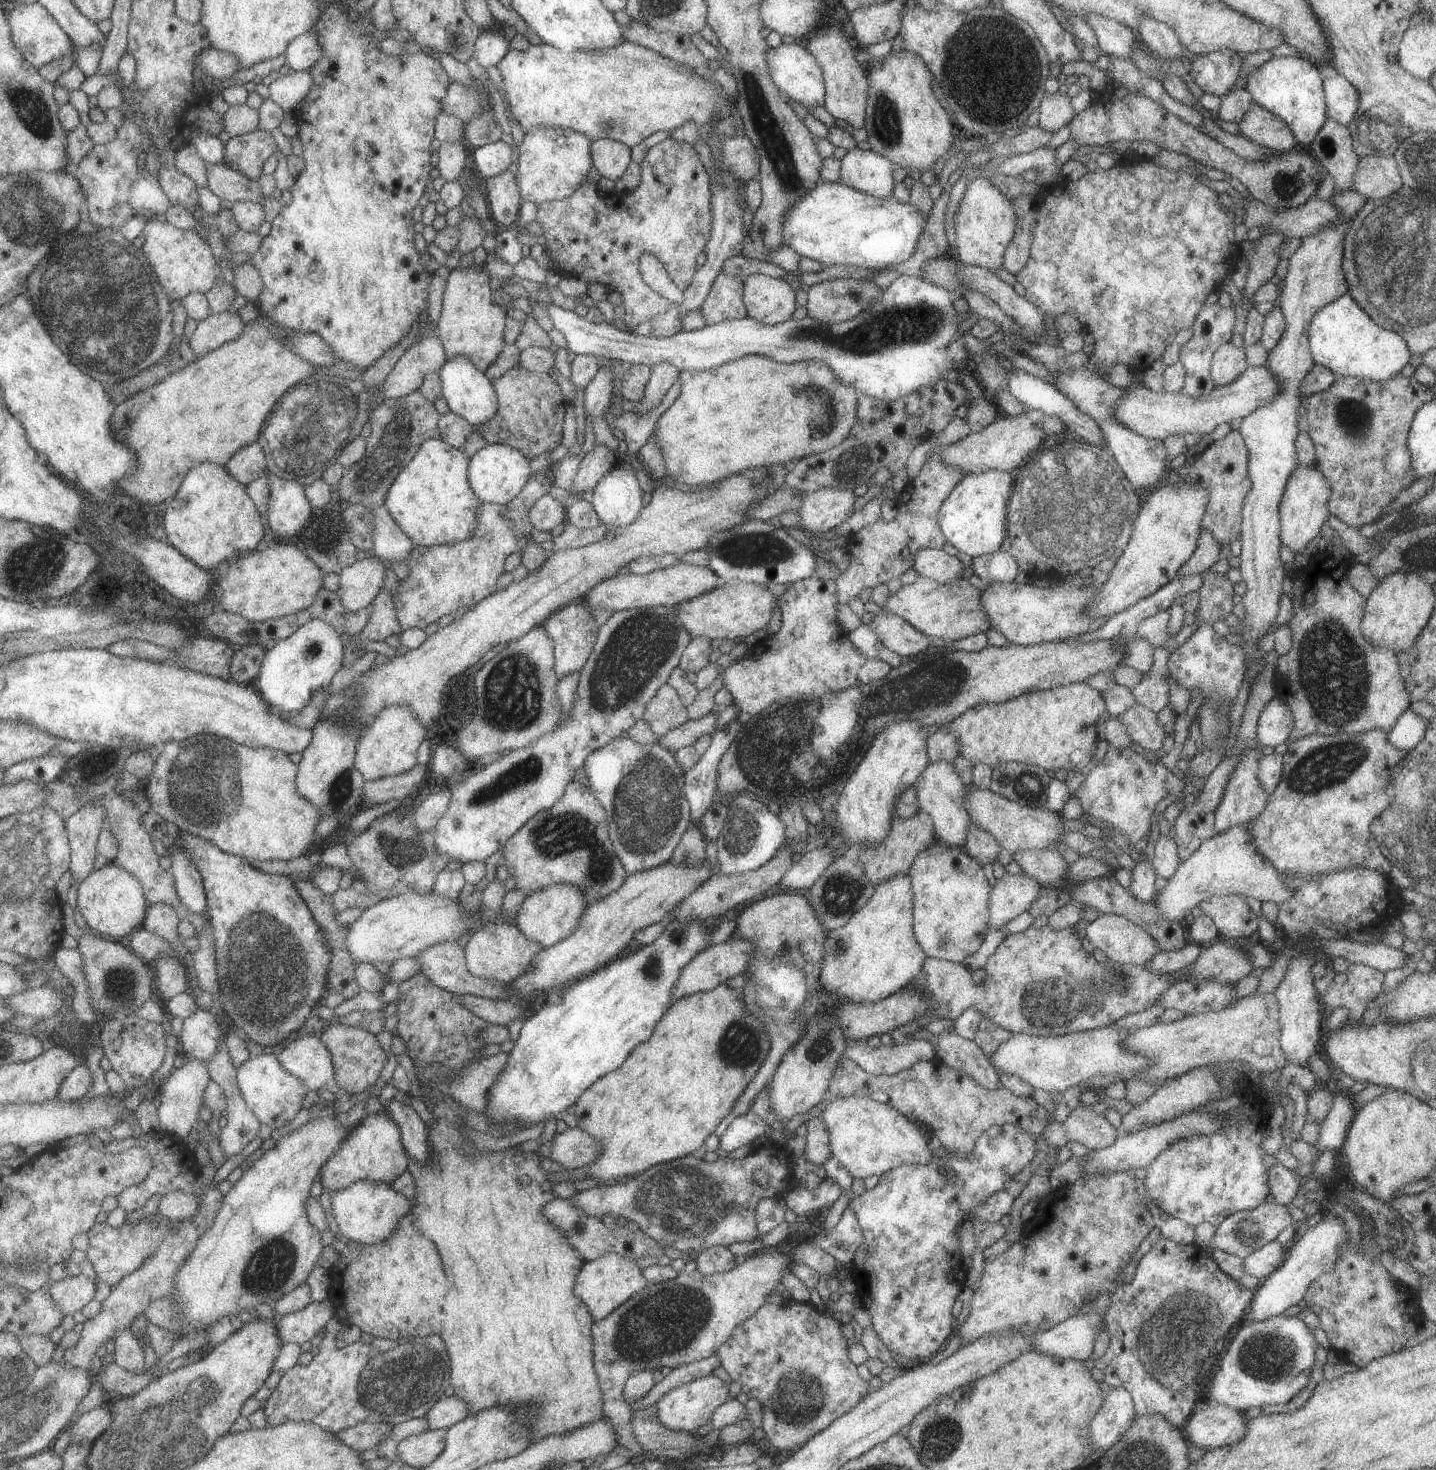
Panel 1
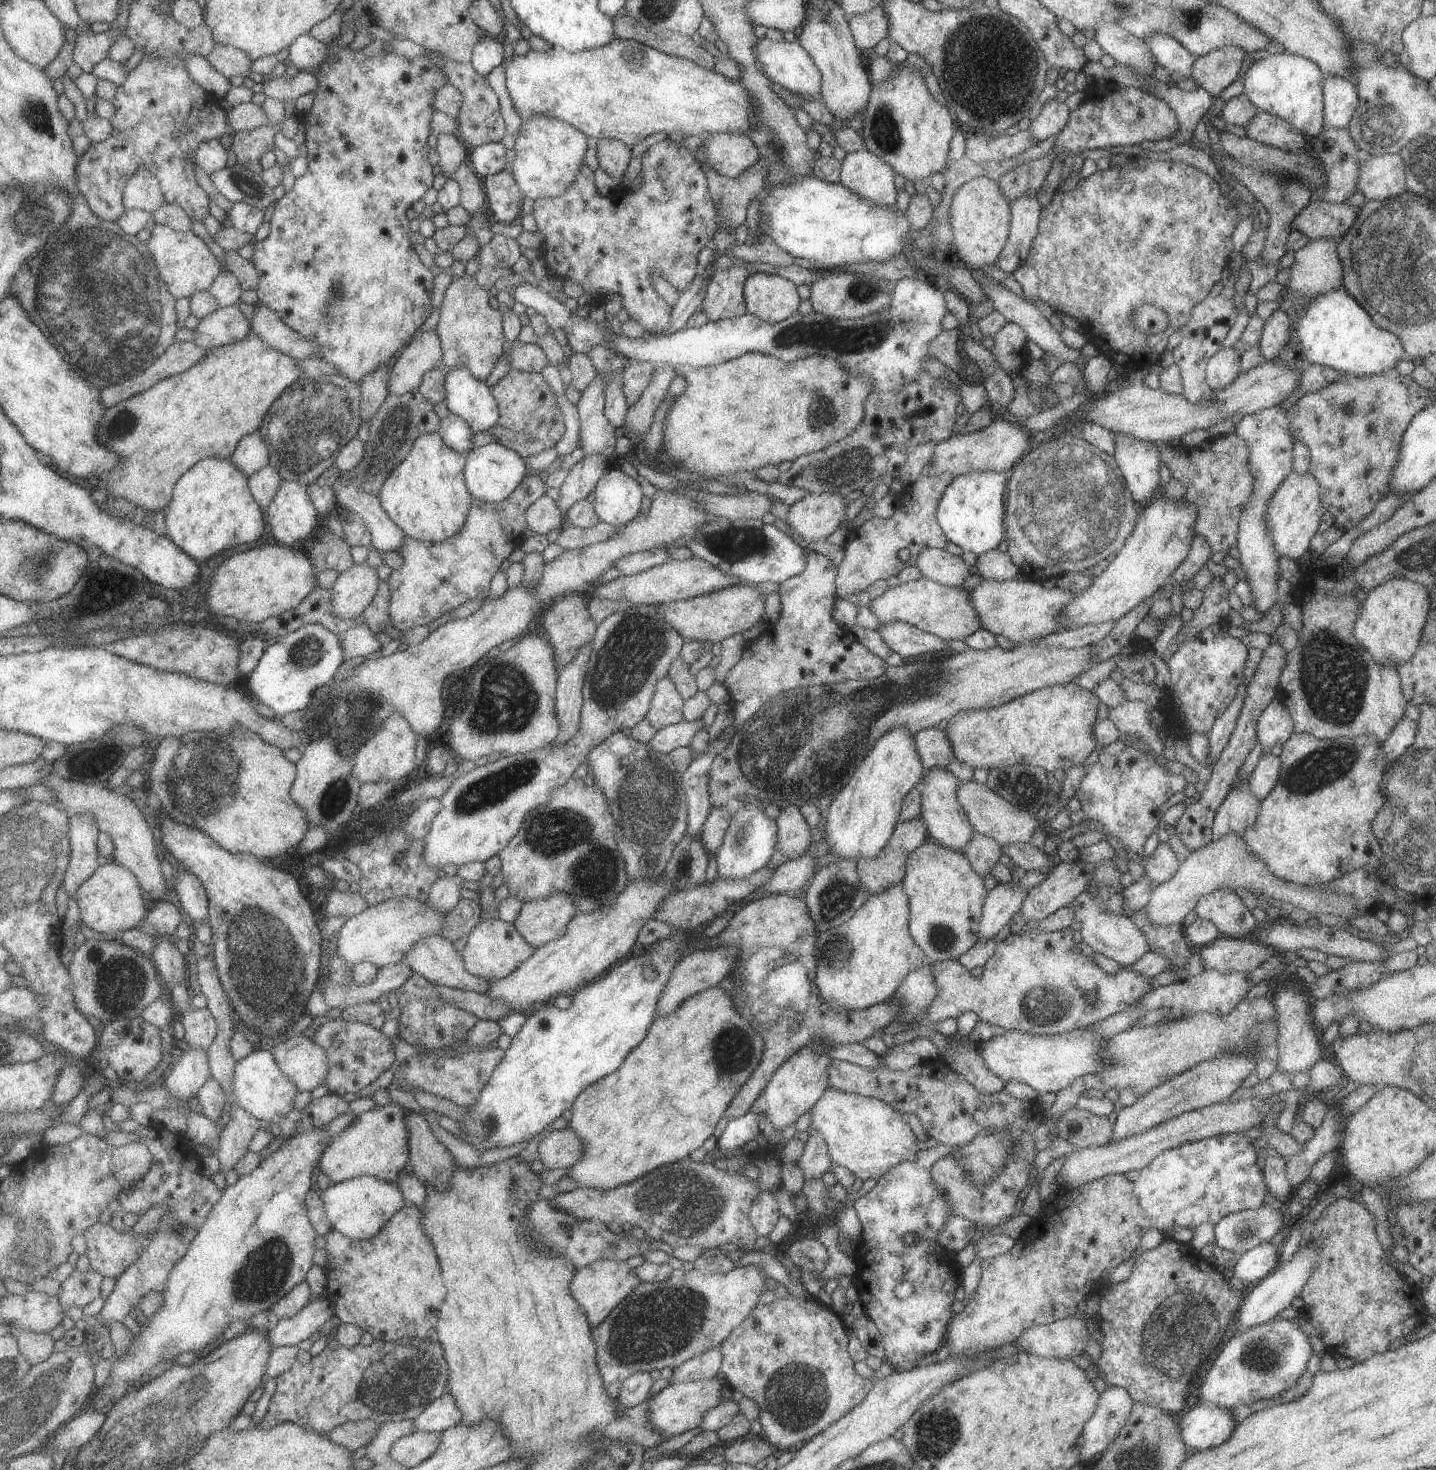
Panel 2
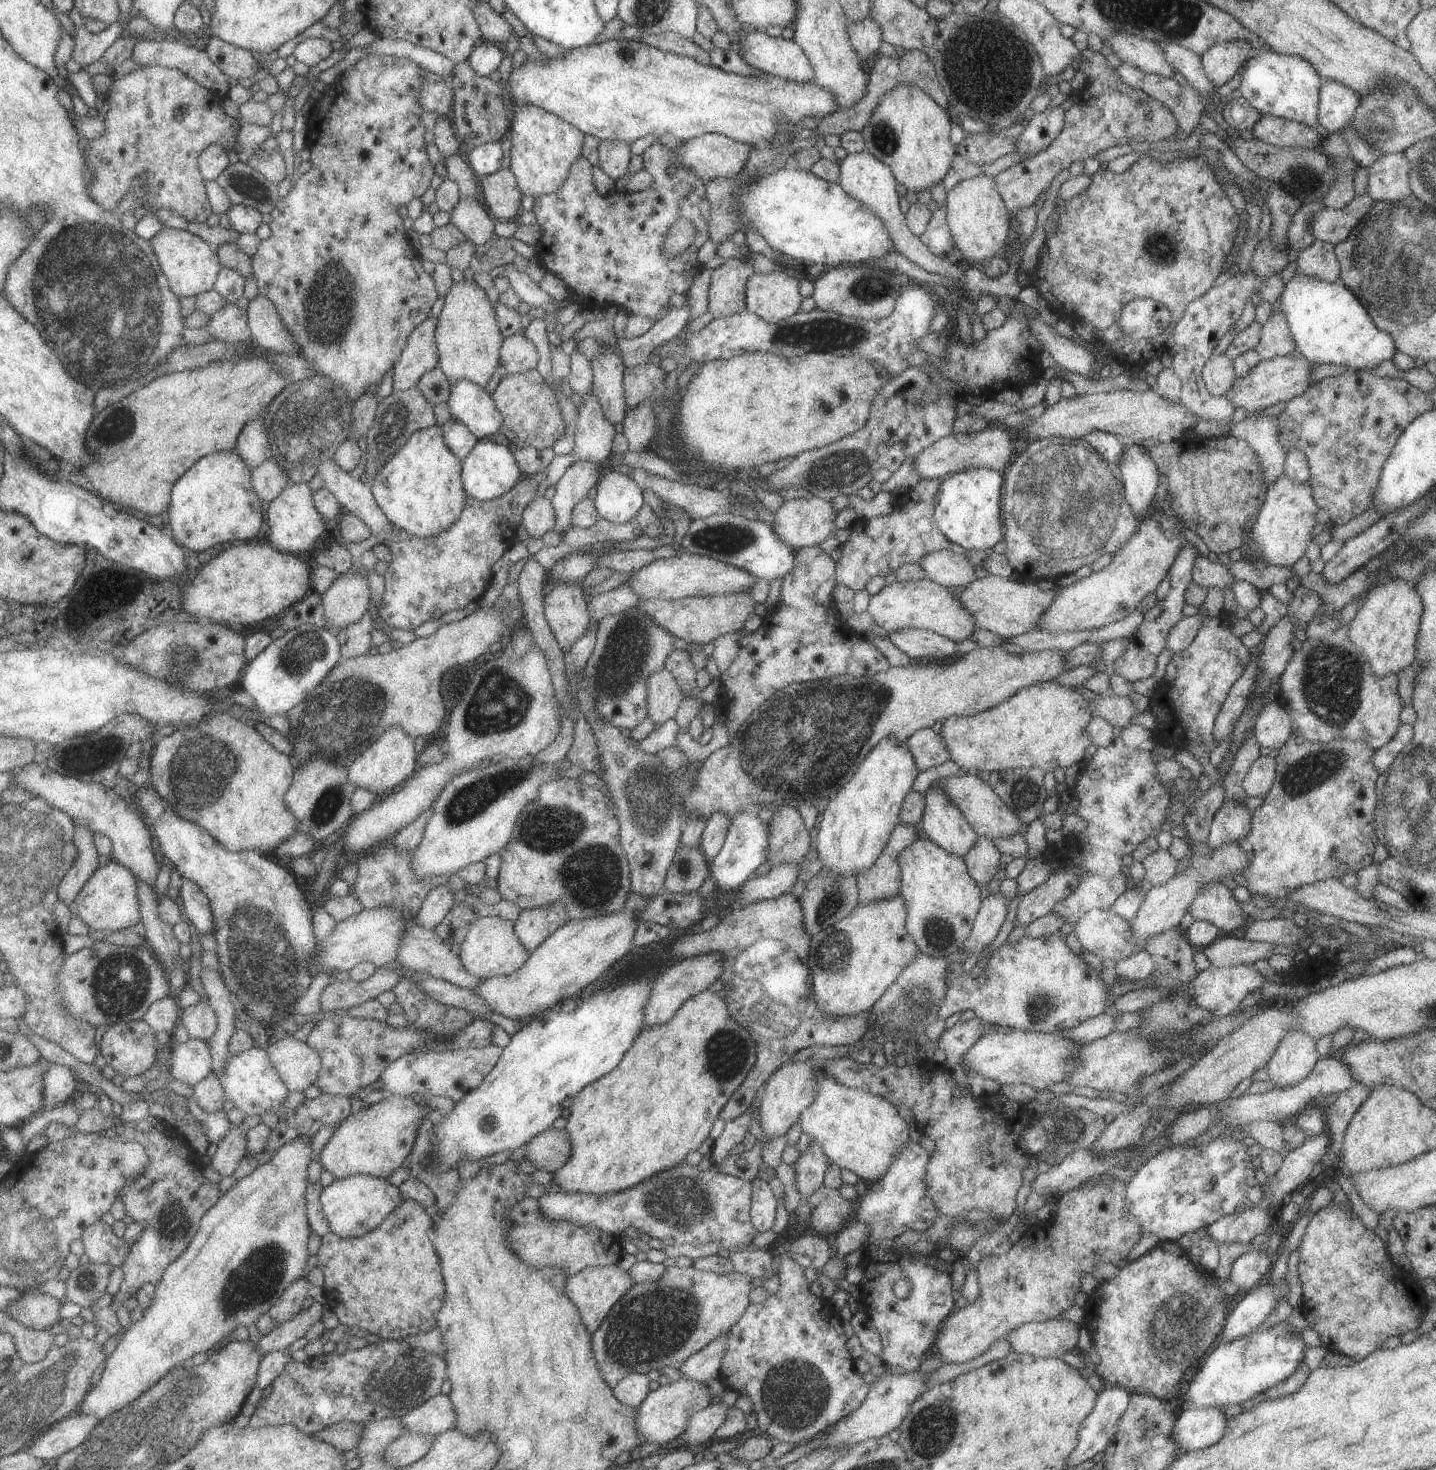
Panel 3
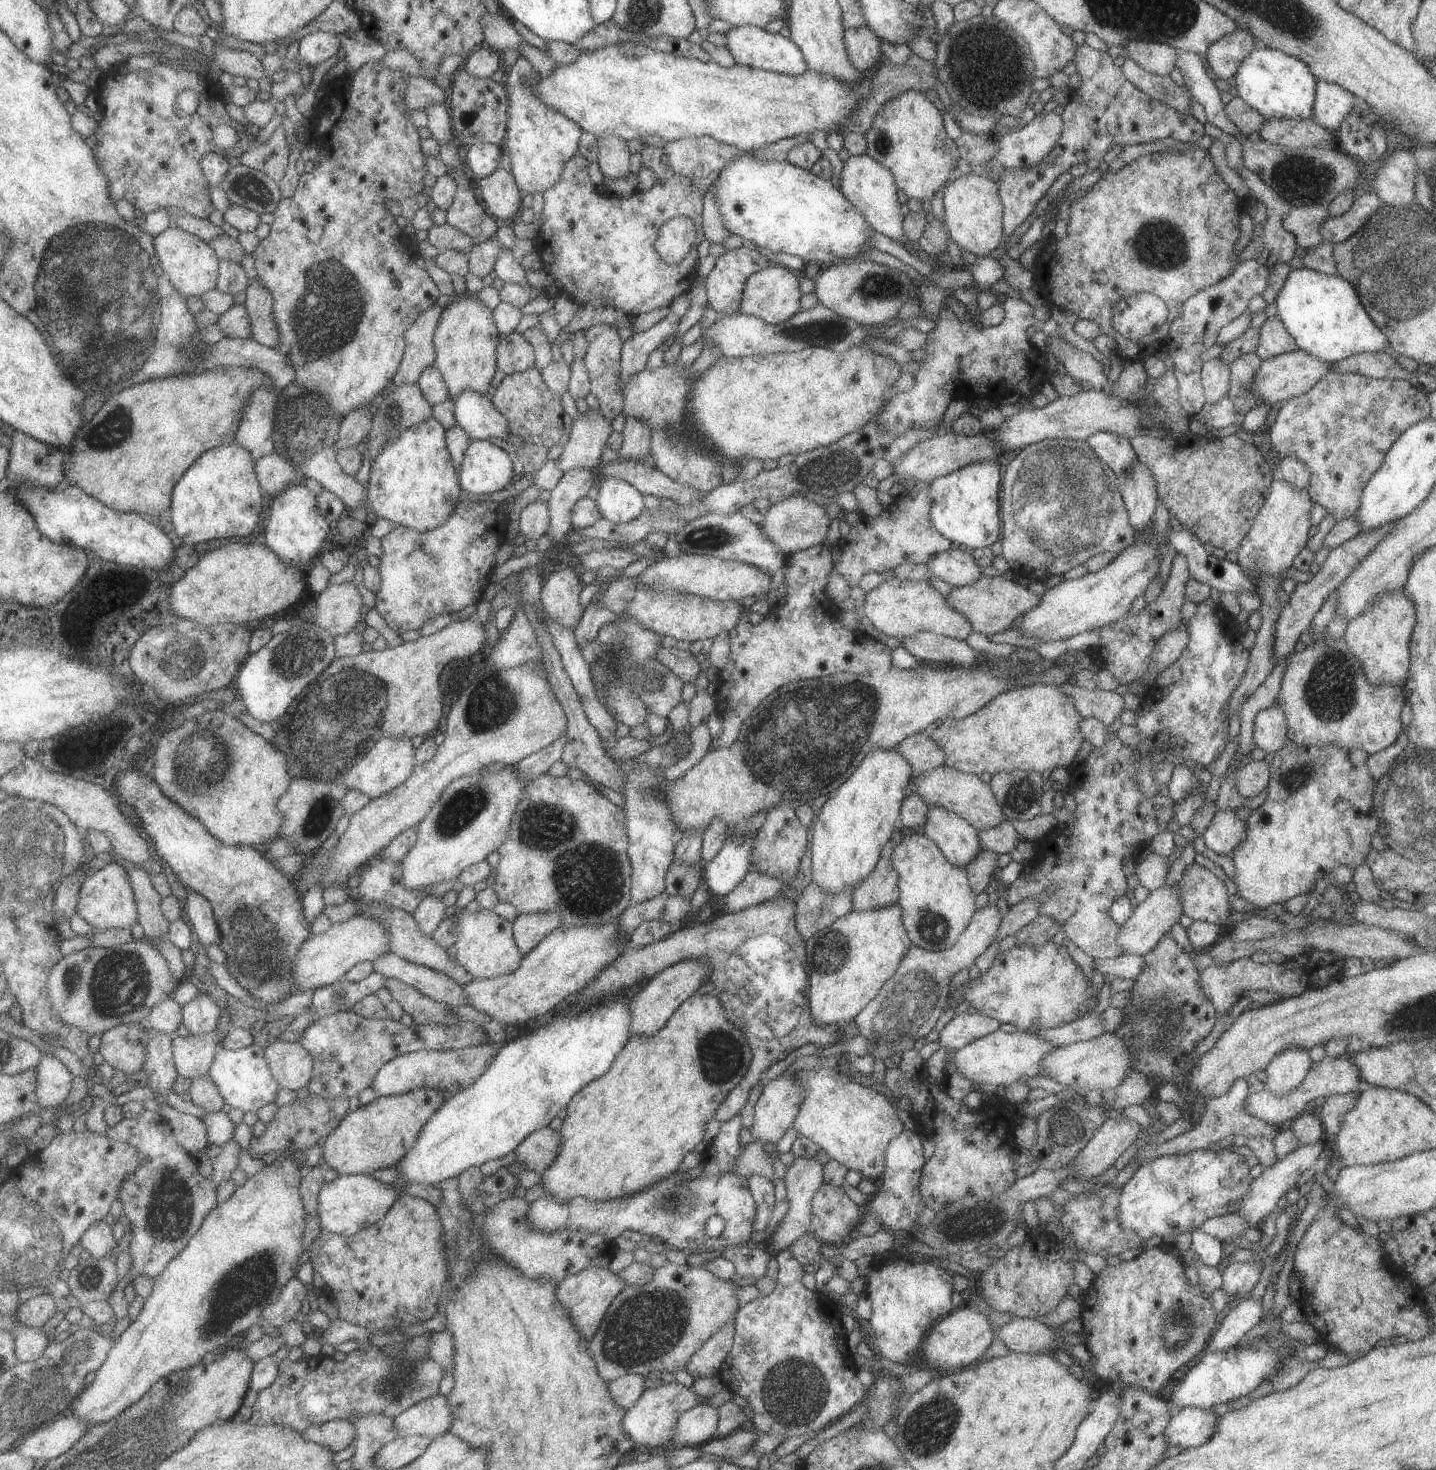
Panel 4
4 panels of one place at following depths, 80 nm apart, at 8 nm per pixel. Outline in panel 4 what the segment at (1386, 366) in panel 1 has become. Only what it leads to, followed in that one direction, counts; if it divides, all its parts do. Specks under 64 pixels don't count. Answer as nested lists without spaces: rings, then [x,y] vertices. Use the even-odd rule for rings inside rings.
[[[1312,269],[1291,270],[1276,297],[1278,317],[1294,337],[1297,348],[1334,364],[1364,353],[1386,352],[1388,337],[1374,324],[1356,289],[1339,274],[1328,276]]]

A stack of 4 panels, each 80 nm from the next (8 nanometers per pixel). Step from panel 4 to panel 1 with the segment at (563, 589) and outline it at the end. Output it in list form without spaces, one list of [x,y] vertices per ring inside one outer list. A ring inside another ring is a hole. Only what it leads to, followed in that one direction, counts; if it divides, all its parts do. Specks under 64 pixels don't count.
[[[566,605],[559,611],[556,611],[550,618],[544,622],[544,628],[553,640],[553,649],[555,652],[555,671],[558,680],[563,679],[567,674],[579,673],[594,648],[599,625],[594,615],[588,608],[580,605]]]

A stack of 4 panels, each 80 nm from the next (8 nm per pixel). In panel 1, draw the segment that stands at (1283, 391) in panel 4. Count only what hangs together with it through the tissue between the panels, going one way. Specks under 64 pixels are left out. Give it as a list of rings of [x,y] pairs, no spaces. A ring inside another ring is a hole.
[[[1249,366],[1234,382],[1215,386],[1212,392],[1198,398],[1166,390],[1157,393],[1140,382],[1134,382],[1132,390],[1118,401],[1115,415],[1124,426],[1154,440],[1163,441],[1175,434],[1212,434],[1218,424],[1230,424],[1234,418],[1243,419],[1257,408],[1272,402],[1278,391],[1278,381],[1266,366]]]

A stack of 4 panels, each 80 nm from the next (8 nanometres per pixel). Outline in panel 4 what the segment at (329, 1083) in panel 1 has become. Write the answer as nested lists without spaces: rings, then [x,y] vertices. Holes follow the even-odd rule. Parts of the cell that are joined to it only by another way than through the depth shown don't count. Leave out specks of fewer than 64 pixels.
[[[280,1039],[267,1048],[267,1057],[280,1084],[300,1090],[313,1078],[313,1055],[300,1043]]]

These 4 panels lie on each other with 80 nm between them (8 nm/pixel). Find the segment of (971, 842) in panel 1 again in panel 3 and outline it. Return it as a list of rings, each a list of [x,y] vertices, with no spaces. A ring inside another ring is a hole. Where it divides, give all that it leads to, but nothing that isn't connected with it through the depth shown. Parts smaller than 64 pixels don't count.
[[[979,836],[974,846],[963,856],[970,876],[978,886],[988,884],[995,874],[1001,874],[1000,856],[1002,853],[996,848],[991,838],[985,836]]]

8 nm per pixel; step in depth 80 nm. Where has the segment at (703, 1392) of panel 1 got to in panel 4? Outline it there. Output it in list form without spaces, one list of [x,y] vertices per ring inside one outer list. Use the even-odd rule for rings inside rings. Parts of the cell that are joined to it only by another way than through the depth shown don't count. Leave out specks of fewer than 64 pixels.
[[[673,1380],[669,1384],[662,1384],[658,1388],[646,1389],[638,1402],[627,1409],[622,1426],[636,1446],[645,1450],[662,1449],[672,1445],[678,1417],[683,1412],[700,1404],[700,1401],[703,1401],[703,1398],[692,1387],[686,1387],[678,1383],[677,1380]]]

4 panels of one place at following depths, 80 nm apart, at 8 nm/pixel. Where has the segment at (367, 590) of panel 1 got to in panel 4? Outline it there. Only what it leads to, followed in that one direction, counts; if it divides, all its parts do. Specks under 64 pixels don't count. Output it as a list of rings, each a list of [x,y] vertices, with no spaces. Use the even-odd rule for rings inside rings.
[[[354,583],[330,584],[317,600],[315,624],[333,637],[348,634],[363,619],[362,594]]]

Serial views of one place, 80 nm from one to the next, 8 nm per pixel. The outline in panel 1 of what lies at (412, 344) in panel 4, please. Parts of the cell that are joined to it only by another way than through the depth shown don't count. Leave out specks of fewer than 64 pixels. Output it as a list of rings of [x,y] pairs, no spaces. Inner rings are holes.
[[[429,334],[398,359],[377,390],[384,400],[408,396],[422,386],[426,374],[439,371],[447,359],[440,339]]]

